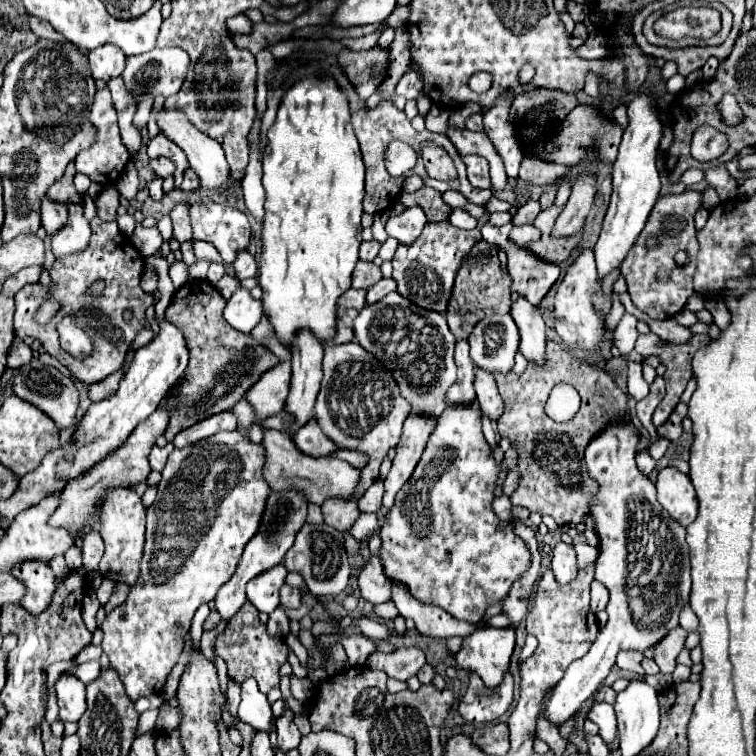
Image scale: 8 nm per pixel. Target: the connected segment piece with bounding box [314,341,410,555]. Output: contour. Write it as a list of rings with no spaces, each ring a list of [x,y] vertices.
[[[356,341],[342,343],[336,347],[324,347],[322,369],[324,369],[324,379],[314,407],[320,429],[340,449],[358,451],[368,457],[368,463],[360,469],[358,489],[354,489],[352,495],[348,499],[330,497],[322,503],[324,523],[336,527],[344,535],[344,547],[348,555],[358,555],[362,543],[350,535],[350,527],[362,515],[358,499],[378,479],[380,463],[384,461],[388,451],[398,445],[402,435],[402,423],[410,413],[410,403],[406,403],[406,399],[400,397],[392,373],[370,353],[366,353]]]

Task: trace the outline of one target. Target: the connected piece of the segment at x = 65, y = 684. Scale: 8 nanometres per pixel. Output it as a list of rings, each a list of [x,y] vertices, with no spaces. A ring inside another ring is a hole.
[[[62,673],[56,681],[60,721],[78,721],[86,711],[86,685],[72,673]]]

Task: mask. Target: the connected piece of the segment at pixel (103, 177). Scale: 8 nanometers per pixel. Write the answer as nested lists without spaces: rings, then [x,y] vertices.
[[[108,87],[96,91],[94,105],[92,105],[92,113],[90,113],[90,121],[92,121],[94,127],[98,129],[98,137],[96,137],[96,141],[92,143],[90,149],[78,153],[74,165],[76,165],[76,171],[78,171],[78,173],[88,175],[94,183],[110,185],[110,183],[114,183],[114,181],[120,177],[120,173],[122,173],[122,169],[124,169],[124,163],[128,163],[128,149],[124,147],[122,137],[120,137],[120,131],[118,131],[116,109],[114,109],[114,105],[112,105],[112,97],[110,97]]]

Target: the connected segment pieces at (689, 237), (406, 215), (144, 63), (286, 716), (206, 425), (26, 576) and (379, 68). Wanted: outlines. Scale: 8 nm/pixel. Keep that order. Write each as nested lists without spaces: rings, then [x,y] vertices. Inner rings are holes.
[[[684,191],[680,195],[668,195],[658,197],[644,231],[672,231],[662,237],[662,245],[654,251],[642,249],[642,235],[638,237],[634,249],[626,255],[626,261],[622,263],[622,277],[628,283],[628,293],[632,297],[632,303],[650,315],[652,319],[664,321],[674,317],[678,311],[684,309],[688,297],[694,293],[692,279],[696,273],[696,257],[698,257],[698,239],[696,239],[696,225],[694,215],[702,207],[702,193],[700,191]],[[660,269],[668,271],[668,279],[660,281],[656,273]]]
[[[410,207],[402,215],[390,217],[386,221],[386,233],[390,237],[398,239],[400,243],[414,243],[420,237],[426,223],[428,223],[428,219],[426,219],[424,211],[420,207]]]
[[[168,47],[168,49],[152,49],[150,53],[140,53],[140,55],[132,55],[126,57],[126,65],[122,71],[122,79],[126,85],[126,91],[130,91],[130,95],[134,95],[138,101],[146,99],[146,97],[170,97],[174,93],[178,93],[178,89],[182,87],[182,81],[186,77],[188,71],[188,63],[190,57],[184,49],[178,47]]]
[[[288,705],[284,707],[282,715],[276,719],[276,729],[278,729],[278,745],[282,751],[298,747],[302,735],[298,731],[298,727],[294,725],[294,713]]]
[[[226,411],[226,413],[216,413],[184,431],[180,431],[174,439],[174,447],[184,447],[184,445],[190,445],[190,443],[196,443],[200,439],[206,439],[206,437],[212,437],[220,431],[234,431],[236,429],[236,417],[232,411]]]
[[[28,561],[14,567],[12,575],[18,577],[28,589],[26,597],[22,599],[22,607],[34,615],[46,611],[56,591],[54,573],[50,571],[50,567],[40,561]]]
[[[372,47],[368,51],[352,51],[342,49],[338,53],[338,63],[342,65],[348,79],[354,83],[360,99],[368,99],[376,93],[386,79],[388,65],[390,65],[390,51],[388,47]]]

